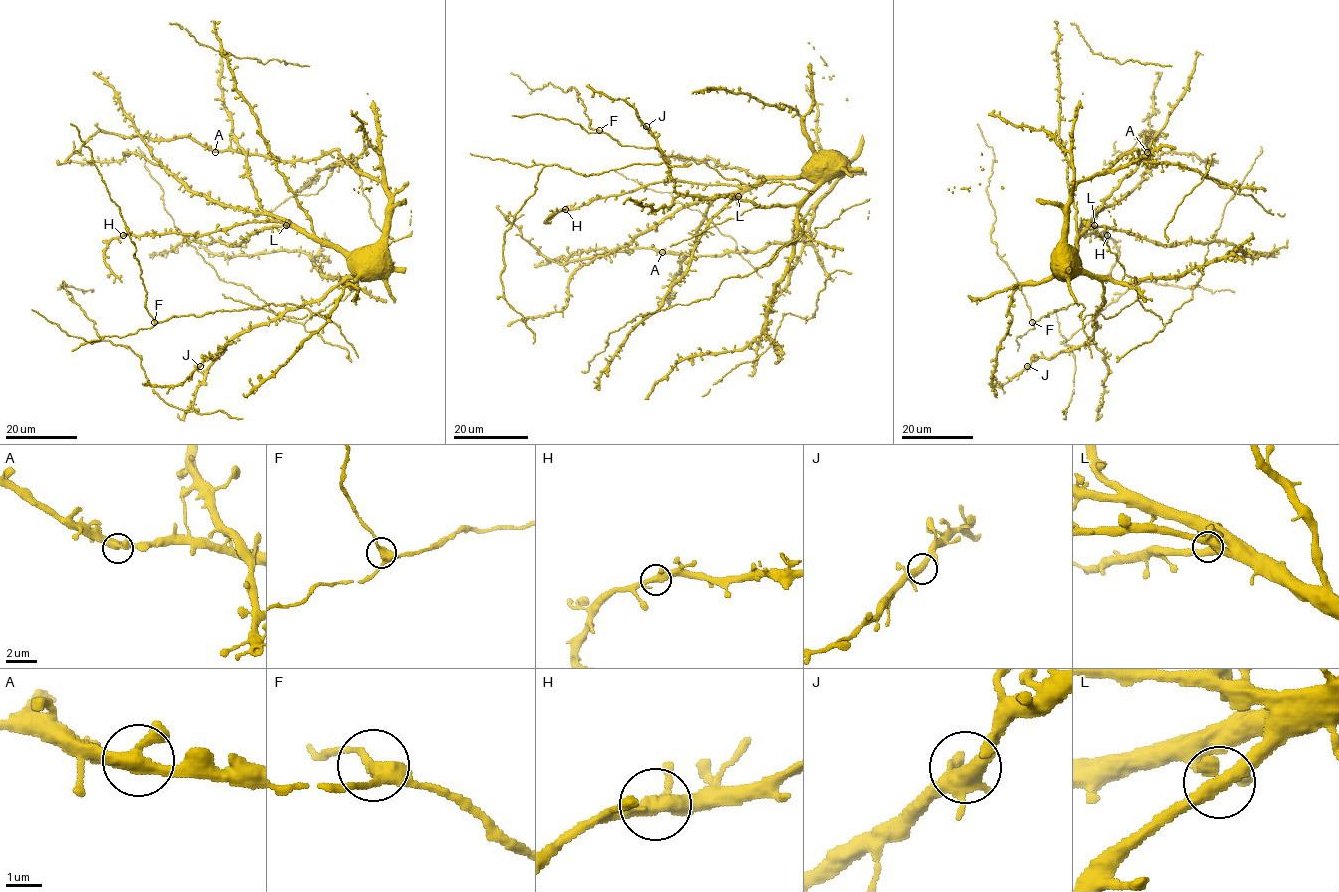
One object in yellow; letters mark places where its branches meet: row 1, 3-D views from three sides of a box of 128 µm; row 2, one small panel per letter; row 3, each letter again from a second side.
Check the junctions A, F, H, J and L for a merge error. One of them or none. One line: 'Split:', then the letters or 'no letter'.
Split: no letter

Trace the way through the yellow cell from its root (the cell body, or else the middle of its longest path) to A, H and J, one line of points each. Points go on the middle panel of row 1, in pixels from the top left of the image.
A: (834, 162), (790, 177), (766, 177), (739, 191), (720, 194), (708, 208), (693, 250), (689, 253), (662, 252)
H: (834, 162), (812, 167), (790, 177), (766, 177), (748, 187), (655, 182), (619, 194), (597, 197), (566, 209)
J: (834, 162), (828, 177), (791, 205), (755, 205), (729, 197), (679, 195), (675, 189), (668, 162), (646, 126)

